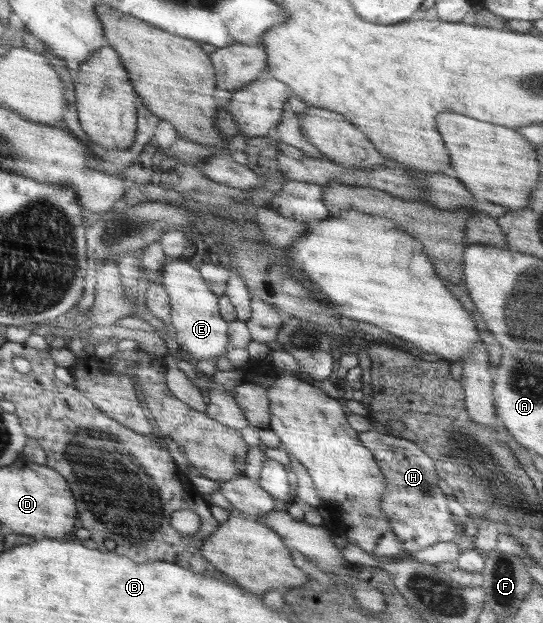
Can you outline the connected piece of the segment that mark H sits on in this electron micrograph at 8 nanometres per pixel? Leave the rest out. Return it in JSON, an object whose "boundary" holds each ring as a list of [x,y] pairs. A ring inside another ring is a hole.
{"boundary":[[[378,427],[359,432],[358,439],[374,456],[383,478],[386,479],[386,491],[382,495],[380,507],[388,515],[390,527],[400,539],[404,551],[416,553],[434,543],[452,541],[460,525],[448,508],[444,489],[438,487],[440,481],[429,455],[414,442],[388,435]]]}

